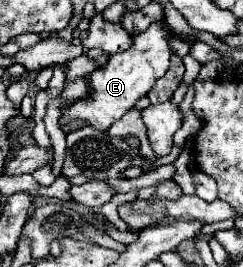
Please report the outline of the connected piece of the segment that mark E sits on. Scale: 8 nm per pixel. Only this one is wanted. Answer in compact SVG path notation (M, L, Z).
M151 22L151 26L145 32L139 32L133 36L133 48L113 54L107 62L107 66L95 70L87 76L91 84L91 94L87 100L75 102L63 110L61 122L69 122L73 118L85 120L95 130L109 130L113 122L117 122L125 112L133 108L133 104L143 98L153 84L169 70L169 58L173 54L173 48L169 46L169 36L173 34L171 26L167 22Z

